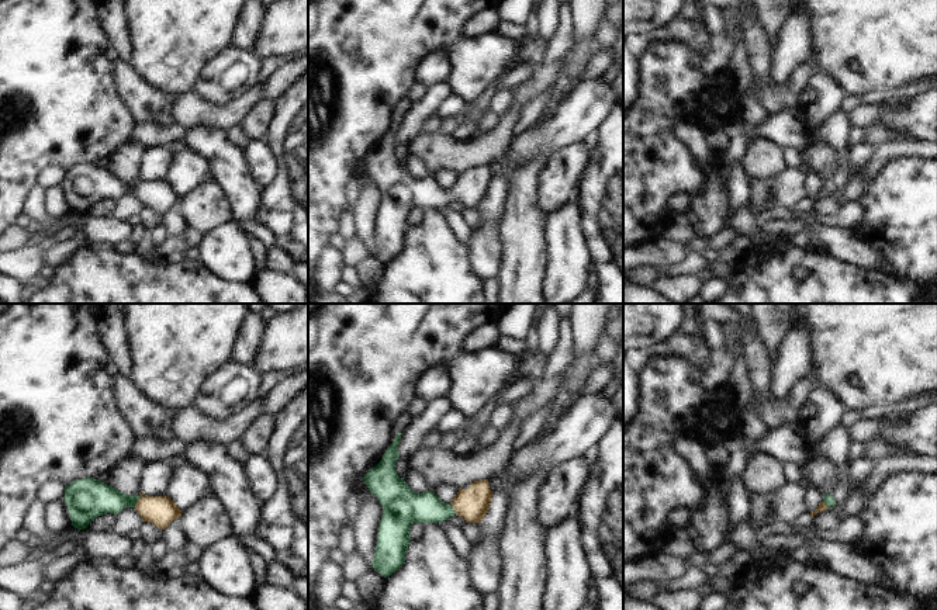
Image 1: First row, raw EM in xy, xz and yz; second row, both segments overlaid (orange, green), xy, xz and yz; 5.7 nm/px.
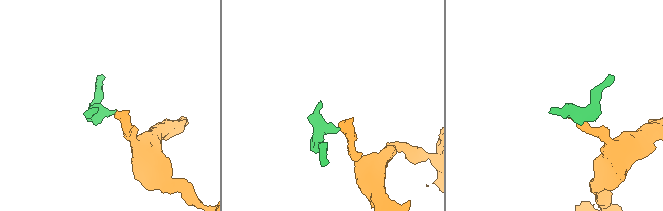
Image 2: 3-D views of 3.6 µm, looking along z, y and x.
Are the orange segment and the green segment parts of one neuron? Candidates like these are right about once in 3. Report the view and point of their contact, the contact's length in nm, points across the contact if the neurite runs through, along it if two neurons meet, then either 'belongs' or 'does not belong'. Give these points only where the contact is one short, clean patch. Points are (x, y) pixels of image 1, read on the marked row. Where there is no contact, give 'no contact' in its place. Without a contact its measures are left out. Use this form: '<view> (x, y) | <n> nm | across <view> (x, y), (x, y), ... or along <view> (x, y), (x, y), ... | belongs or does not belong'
xy (138, 501) | 80 nm | across xy (161, 510), (151, 509), (138, 501), (94, 498) | belongs

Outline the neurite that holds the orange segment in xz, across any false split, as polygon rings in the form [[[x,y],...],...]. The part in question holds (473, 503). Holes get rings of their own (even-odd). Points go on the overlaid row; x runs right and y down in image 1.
[[[401,431],[385,450],[381,461],[363,478],[369,491],[383,505],[371,565],[384,578],[404,565],[414,523],[442,523],[453,514],[468,523],[481,523],[492,499],[488,479],[473,481],[468,489],[460,488],[450,503],[443,503],[431,491],[414,492],[395,471],[400,440]]]

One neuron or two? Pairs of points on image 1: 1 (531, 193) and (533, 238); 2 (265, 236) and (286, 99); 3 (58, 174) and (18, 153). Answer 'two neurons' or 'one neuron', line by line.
1: one neuron
2: two neurons
3: two neurons

